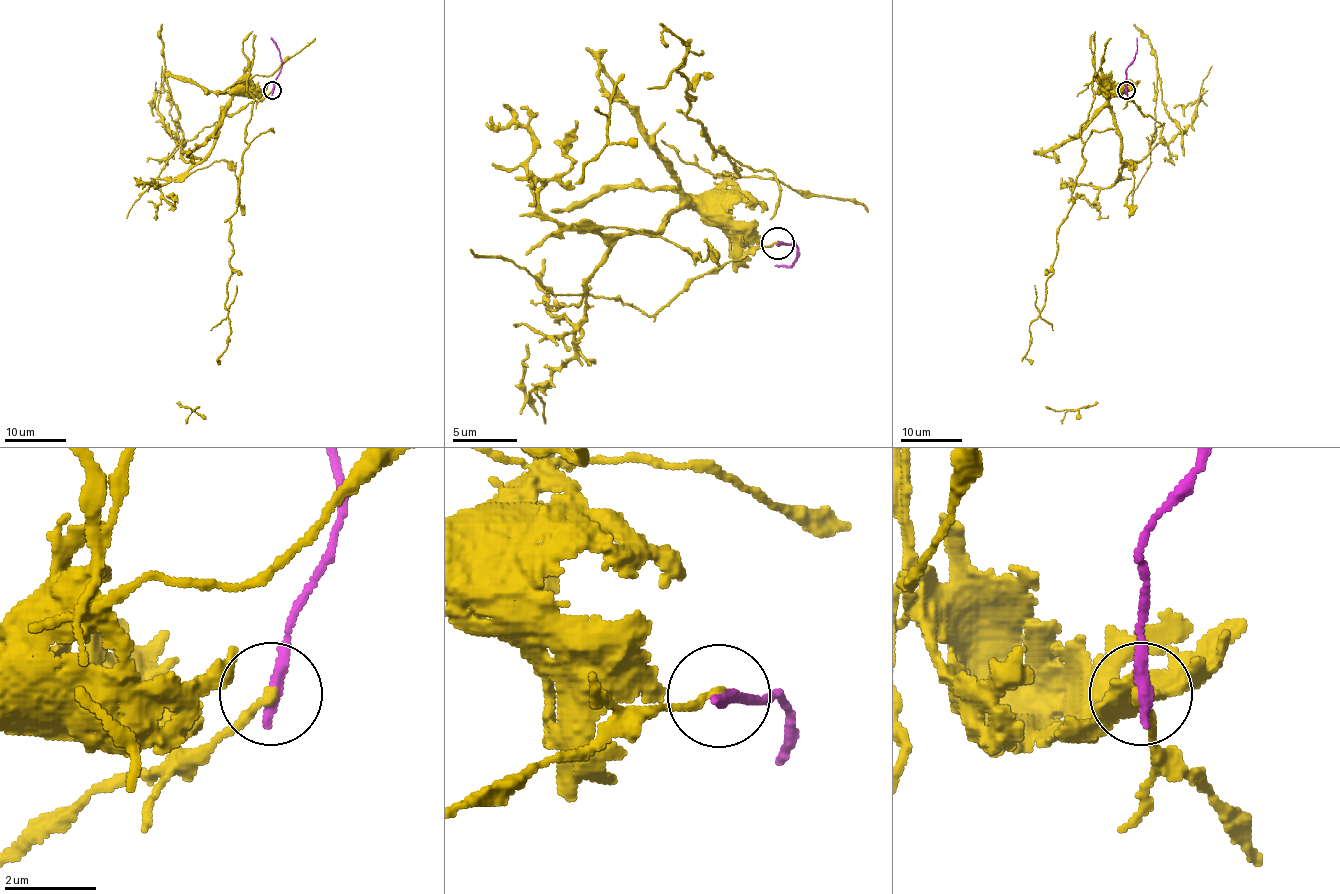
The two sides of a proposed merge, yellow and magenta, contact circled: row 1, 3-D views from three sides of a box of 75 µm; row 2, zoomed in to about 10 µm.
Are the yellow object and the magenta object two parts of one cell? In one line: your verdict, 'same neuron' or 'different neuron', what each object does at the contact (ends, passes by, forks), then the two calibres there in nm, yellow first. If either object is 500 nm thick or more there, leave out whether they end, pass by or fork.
different neuron; yellow ends there; magenta ends there; 190 nm thick on the yellow side, 320 nm on the other

